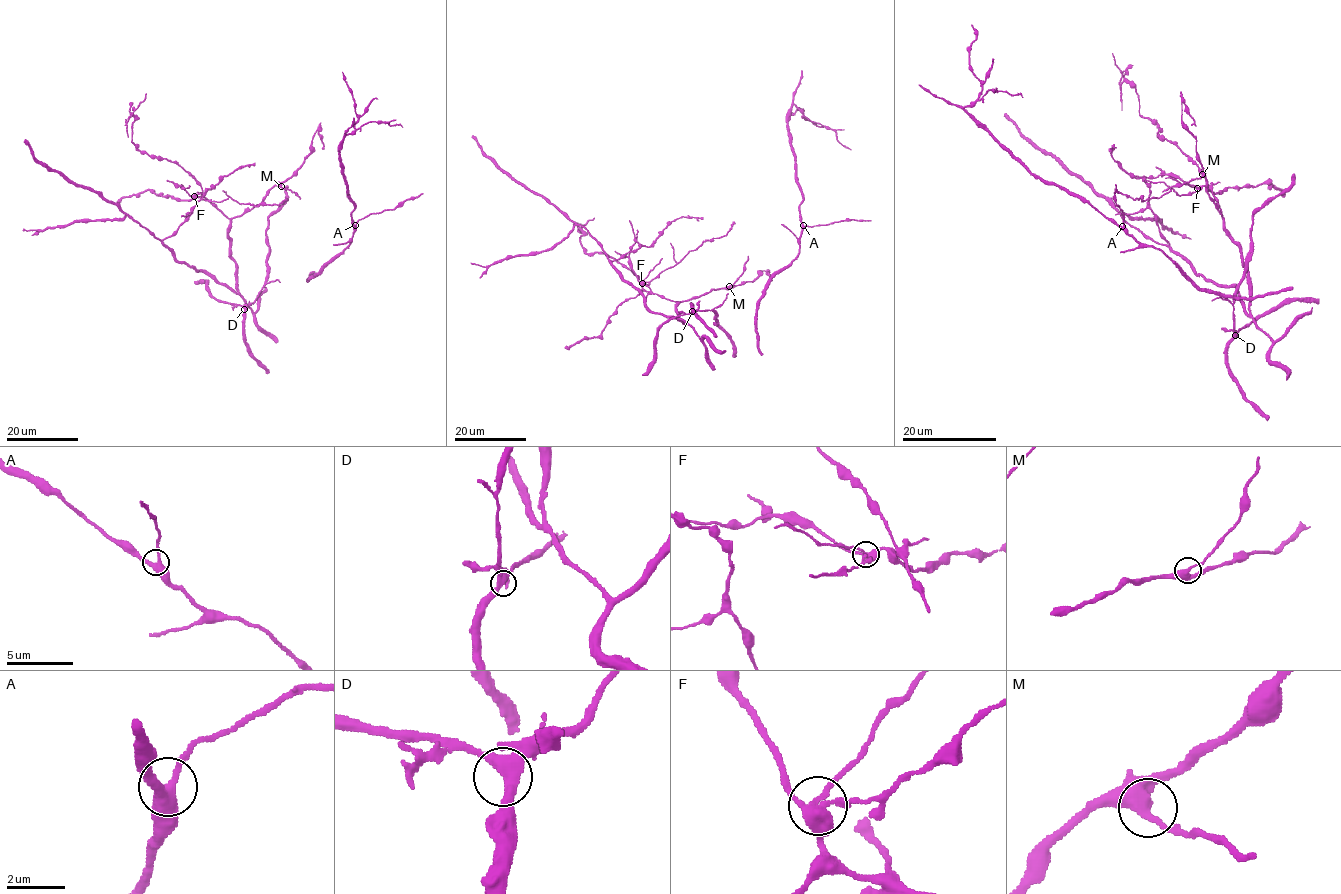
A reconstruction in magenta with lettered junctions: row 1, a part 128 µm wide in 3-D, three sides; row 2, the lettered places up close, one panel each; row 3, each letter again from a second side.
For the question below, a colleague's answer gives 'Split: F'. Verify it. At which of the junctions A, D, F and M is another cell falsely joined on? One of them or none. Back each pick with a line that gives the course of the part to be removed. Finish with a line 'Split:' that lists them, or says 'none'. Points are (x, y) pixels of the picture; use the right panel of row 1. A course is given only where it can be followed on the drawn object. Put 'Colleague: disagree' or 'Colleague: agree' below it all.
F: (1198, 187), (1192, 193), (1180, 195), (1172, 188), (1159, 198), (1147, 198), (1144, 201), (1118, 191)
Split: F
Colleague: agree

